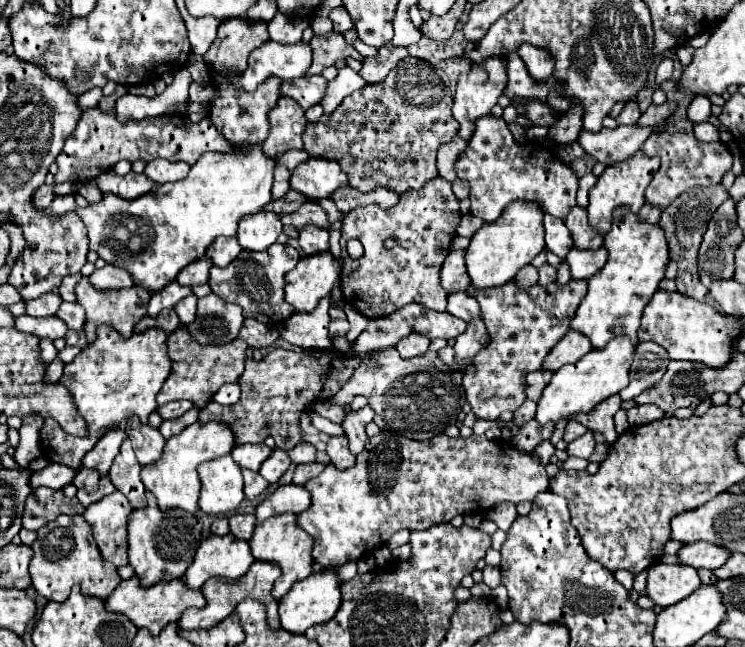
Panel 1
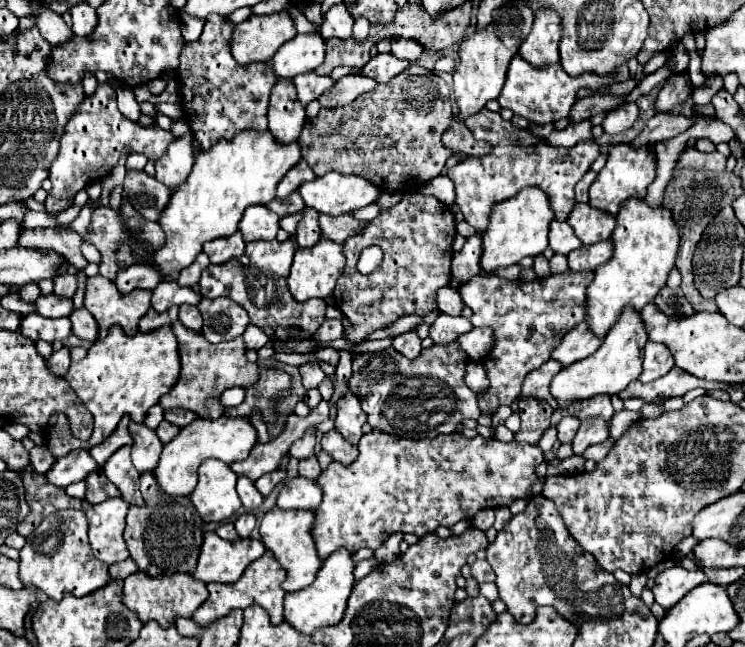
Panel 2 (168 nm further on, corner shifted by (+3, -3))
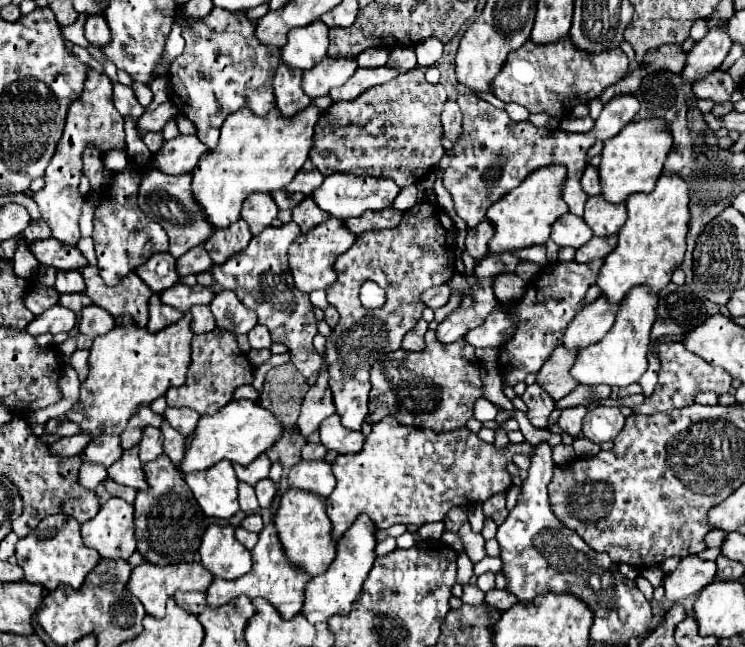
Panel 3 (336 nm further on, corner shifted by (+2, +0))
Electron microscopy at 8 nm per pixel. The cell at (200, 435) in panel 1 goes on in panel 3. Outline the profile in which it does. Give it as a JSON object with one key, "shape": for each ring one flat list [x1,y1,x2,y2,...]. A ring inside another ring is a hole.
{"shape":[[232,400,216,414,200,418,194,434,186,440,186,456,180,464,180,470,184,474,208,470,220,460,230,460,246,466,250,460,270,450,282,438,282,432,282,424,278,422,278,418,274,418,274,414,270,414,270,410,252,400]]}

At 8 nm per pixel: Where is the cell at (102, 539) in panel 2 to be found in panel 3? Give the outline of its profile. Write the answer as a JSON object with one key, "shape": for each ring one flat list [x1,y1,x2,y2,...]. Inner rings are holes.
{"shape":[[110,498,102,504,96,518,82,524,84,544,96,548,102,558,122,558,136,550,134,542,134,506,122,498]]}

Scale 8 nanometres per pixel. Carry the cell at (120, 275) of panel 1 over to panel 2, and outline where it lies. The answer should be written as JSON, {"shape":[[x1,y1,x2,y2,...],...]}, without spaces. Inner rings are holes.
{"shape":[[145,263,129,265,129,269,121,269,121,273,115,277,117,289,121,293,131,293,133,289,155,289,159,281,163,281,161,273]]}

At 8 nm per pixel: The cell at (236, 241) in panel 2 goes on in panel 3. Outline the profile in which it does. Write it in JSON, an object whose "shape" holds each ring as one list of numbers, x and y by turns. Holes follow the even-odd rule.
{"shape":[[238,220,238,222,230,224,226,230,216,230,206,240,204,248,208,250,214,264,222,264,228,258,232,258,234,254,242,252,248,246,250,238,252,238,252,234,250,234,246,222]]}

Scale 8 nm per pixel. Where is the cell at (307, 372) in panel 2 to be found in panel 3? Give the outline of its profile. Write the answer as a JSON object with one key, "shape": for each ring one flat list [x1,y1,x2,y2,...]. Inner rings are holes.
{"shape":[[288,222,280,228,266,228,258,236,250,240,250,246,240,254,224,262,222,266,212,266,210,270,202,272,196,276,198,284,210,286,216,292,222,290,232,290,236,292,238,300,246,306,252,308,258,314,258,324,264,324,270,334,272,342,280,342,288,348,292,364,306,376,310,378,322,364,324,360,312,346,312,338,318,334,316,330,316,320,312,314,312,302,308,300,308,294,302,294,292,280,290,268,288,268,288,246,294,242,294,238,300,236,300,230,294,222]]}

